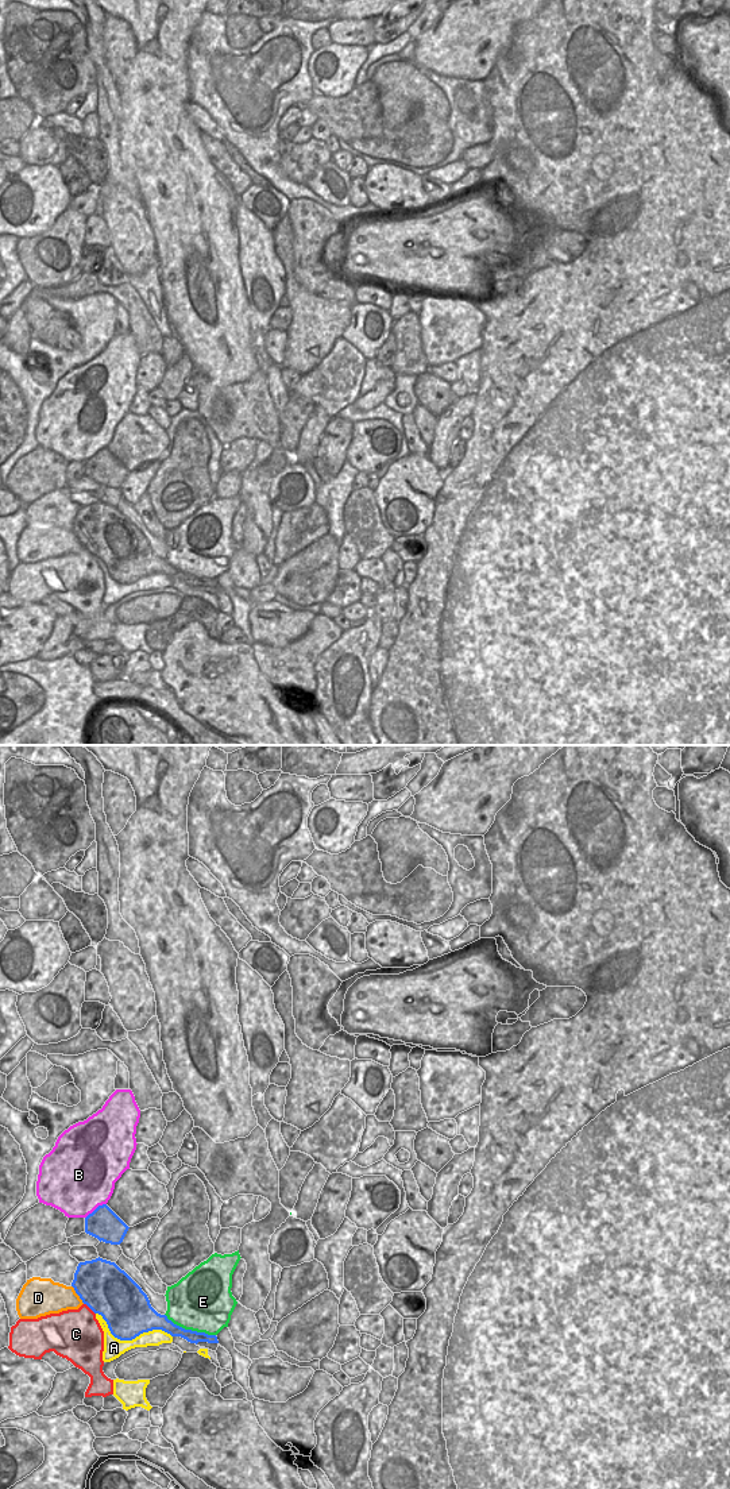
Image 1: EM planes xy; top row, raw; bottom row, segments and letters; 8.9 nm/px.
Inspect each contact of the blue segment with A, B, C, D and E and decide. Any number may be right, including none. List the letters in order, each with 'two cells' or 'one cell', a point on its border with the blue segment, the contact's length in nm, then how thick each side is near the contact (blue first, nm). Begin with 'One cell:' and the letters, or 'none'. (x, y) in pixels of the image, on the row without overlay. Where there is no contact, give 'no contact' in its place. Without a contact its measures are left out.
One cell: none
A: two cells; meets blue in xy at (131, 583); contact 700 nm long; 420 nm thick on the blue side, 180 nm on the other
B: two cells; meets blue in xy at (96, 452); contact 240 nm long; 280 nm thick on the blue side, 500 nm on the other
C: two cells; meets blue in xy at (89, 551); contact 150 nm long; 460 nm thick on the blue side, 400 nm on the other
D: two cells; meets blue in xy at (77, 537); contact 200 nm long; 440 nm thick on the blue side, 280 nm on the other
E: two cells; meets blue in xy at (189, 574); contact 500 nm long; 120 nm thick on the blue side, 480 nm on the other

